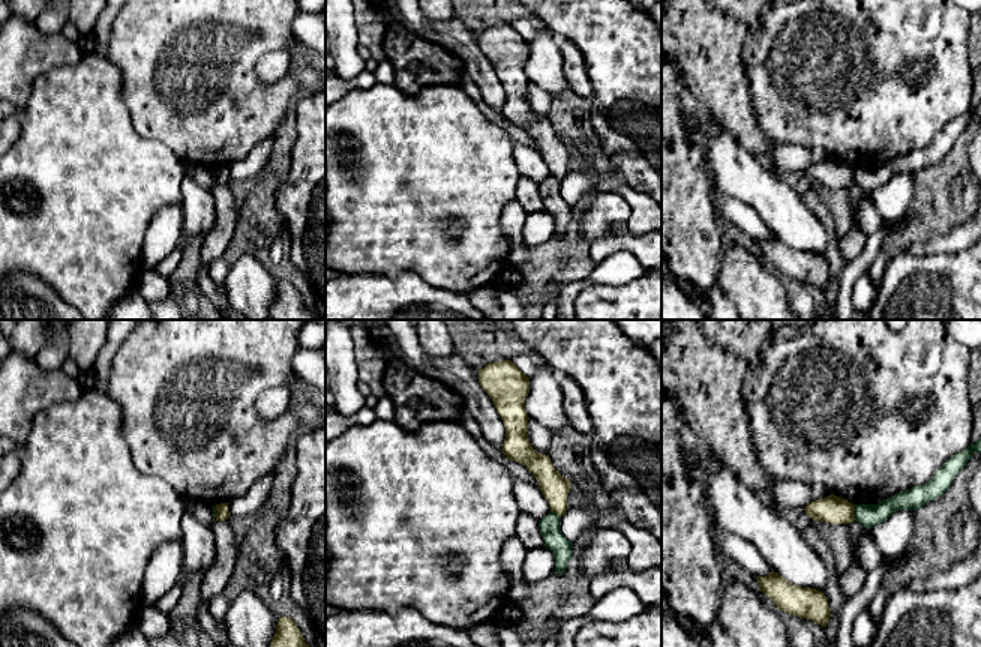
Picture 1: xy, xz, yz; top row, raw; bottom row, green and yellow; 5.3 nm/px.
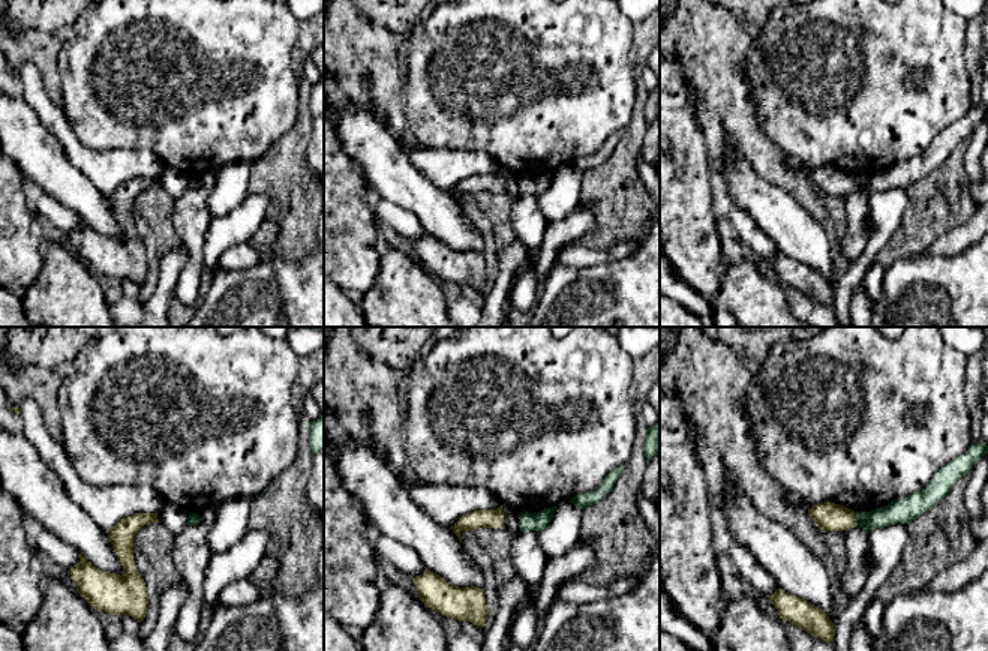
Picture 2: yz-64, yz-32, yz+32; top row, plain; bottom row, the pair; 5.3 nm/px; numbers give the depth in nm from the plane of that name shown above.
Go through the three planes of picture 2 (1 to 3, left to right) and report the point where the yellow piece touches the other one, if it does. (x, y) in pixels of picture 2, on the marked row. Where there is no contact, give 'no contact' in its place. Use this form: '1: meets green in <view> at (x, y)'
1: no contact
2: no contact
3: meets green in yz+32 at (855, 516)

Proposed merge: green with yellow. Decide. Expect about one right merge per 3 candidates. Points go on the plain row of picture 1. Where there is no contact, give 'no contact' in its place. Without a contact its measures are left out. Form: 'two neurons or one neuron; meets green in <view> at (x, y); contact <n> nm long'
two neurons; meets green in yz at (854, 176); contact 90 nm long

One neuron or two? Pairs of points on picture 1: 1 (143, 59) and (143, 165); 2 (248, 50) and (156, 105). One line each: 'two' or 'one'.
1: two
2: one

